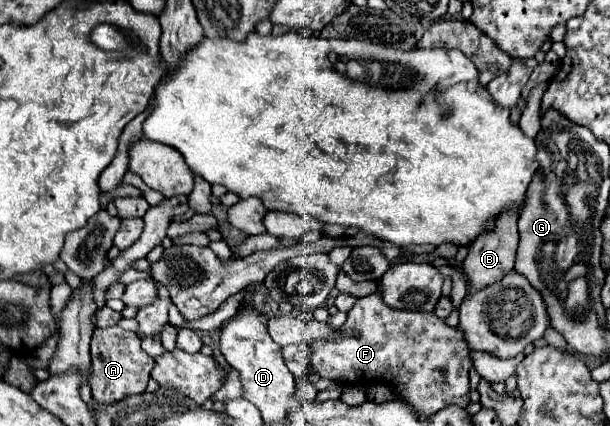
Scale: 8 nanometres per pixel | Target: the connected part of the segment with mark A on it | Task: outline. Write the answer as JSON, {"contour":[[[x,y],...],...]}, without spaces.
{"contour":[[[117,326],[109,328],[95,328],[91,338],[91,358],[93,358],[93,372],[91,372],[91,392],[93,400],[99,404],[115,404],[127,396],[143,394],[149,382],[149,374],[153,370],[155,360],[141,352],[141,340],[135,332],[121,330]]]}

